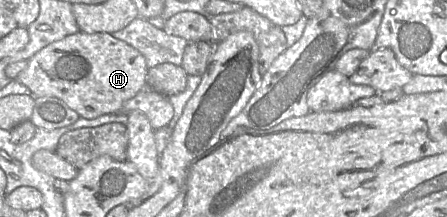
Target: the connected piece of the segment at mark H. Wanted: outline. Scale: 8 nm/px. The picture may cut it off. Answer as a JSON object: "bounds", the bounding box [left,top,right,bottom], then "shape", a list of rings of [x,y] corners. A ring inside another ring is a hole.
{"bounds":[16,32,148,119],"shape":[[[78,32],[53,42],[28,60],[27,67],[16,80],[28,87],[34,98],[56,97],[65,102],[80,117],[94,119],[106,114],[121,112],[124,102],[133,98],[147,85],[148,67],[145,57],[134,47],[110,33],[88,34]]]}

